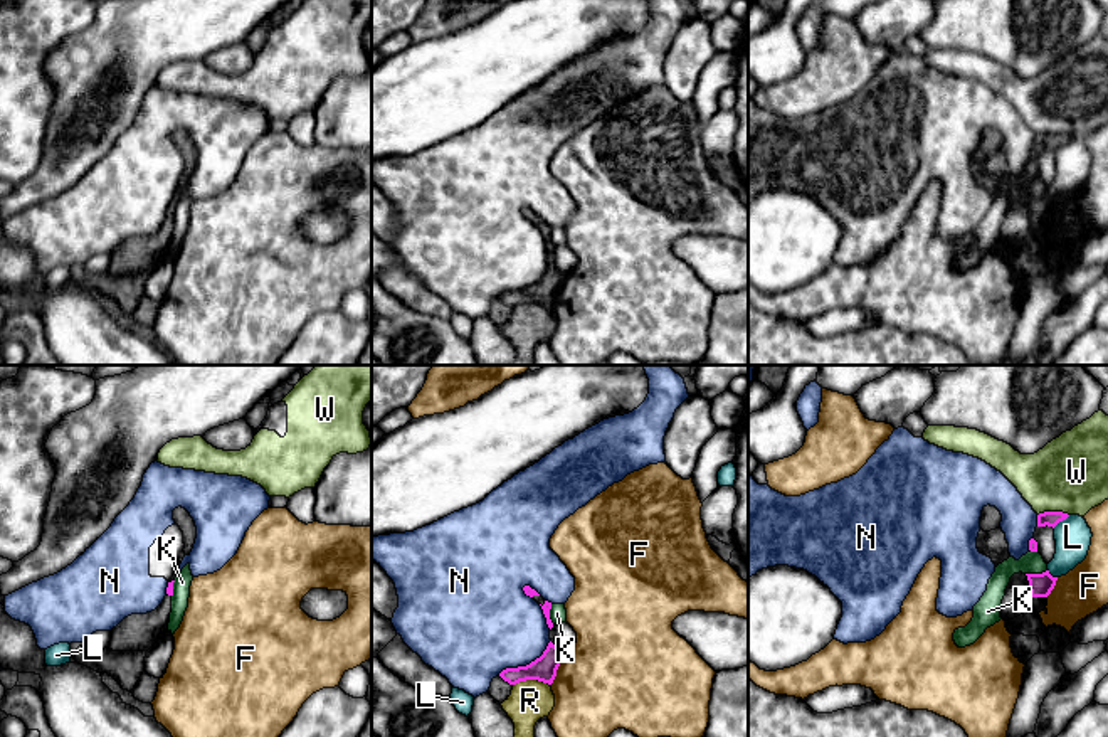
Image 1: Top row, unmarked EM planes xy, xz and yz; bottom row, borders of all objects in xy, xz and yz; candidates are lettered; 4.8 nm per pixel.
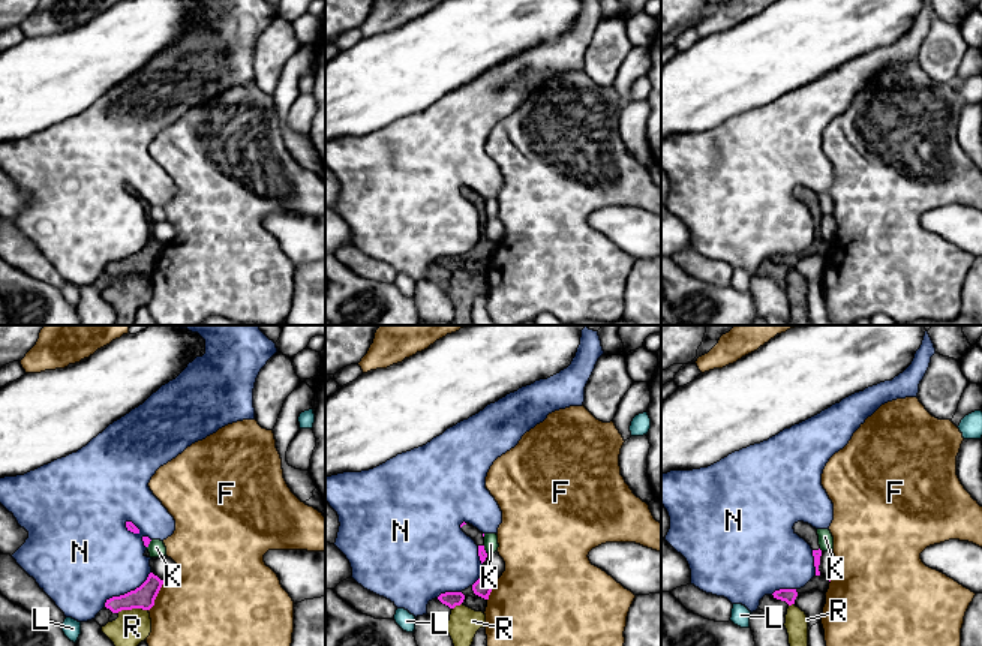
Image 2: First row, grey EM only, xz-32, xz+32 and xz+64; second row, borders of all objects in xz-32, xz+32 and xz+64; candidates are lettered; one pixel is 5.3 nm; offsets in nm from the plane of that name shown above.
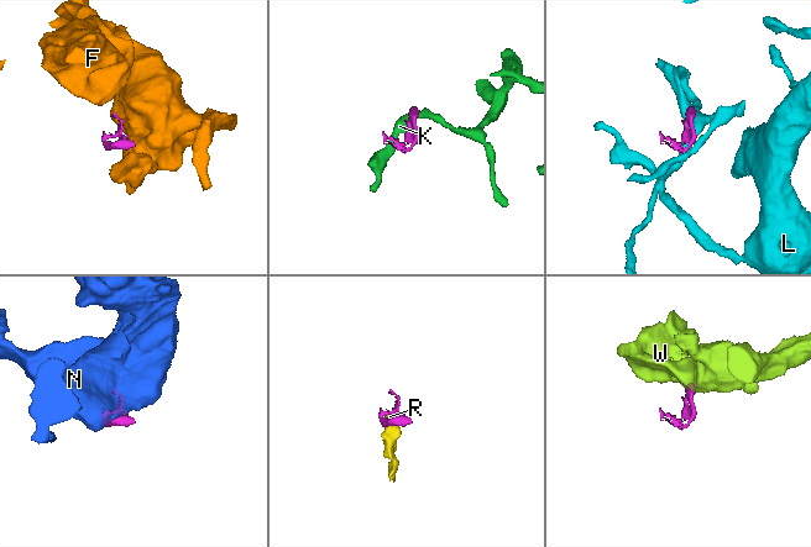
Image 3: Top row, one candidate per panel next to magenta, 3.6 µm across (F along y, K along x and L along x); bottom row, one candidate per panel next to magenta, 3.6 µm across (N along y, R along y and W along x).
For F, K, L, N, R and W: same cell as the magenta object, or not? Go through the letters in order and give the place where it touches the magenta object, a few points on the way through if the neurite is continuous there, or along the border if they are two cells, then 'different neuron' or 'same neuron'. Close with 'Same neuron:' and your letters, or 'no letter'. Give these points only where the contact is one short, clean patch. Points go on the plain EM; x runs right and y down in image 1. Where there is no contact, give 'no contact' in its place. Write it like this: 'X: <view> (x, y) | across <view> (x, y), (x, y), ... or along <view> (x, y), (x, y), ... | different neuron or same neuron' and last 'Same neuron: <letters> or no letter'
F: xz (557, 291) | along xz (565, 275), (550, 308) | different neuron
K: yz (1036, 197) | different neuron
L: yz (1061, 143) | different neuron
N: xz (527, 288) | different neuron
R: xz (530, 302) | along xz (548, 307), (523, 303), (513, 308) | different neuron
W: yz (1053, 135) | along yz (1068, 137), (1041, 135), (1038, 138) | different neuron
Same neuron: no letter

